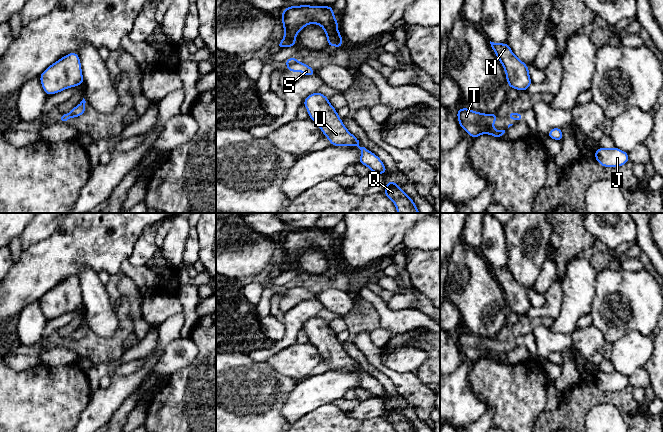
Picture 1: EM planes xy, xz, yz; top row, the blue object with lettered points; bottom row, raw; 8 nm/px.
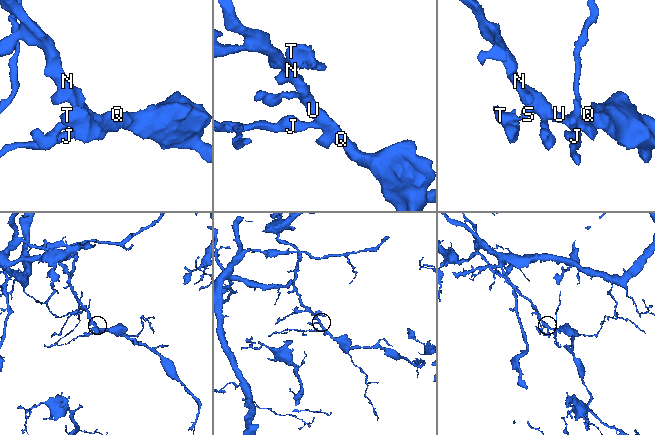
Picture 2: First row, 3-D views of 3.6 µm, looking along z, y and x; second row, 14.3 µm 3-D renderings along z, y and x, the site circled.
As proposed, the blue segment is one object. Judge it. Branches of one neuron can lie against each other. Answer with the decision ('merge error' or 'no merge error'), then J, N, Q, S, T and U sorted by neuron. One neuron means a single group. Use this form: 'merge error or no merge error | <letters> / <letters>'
merge error | J N Q S U / T

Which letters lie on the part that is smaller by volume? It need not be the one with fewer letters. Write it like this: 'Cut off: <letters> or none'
Cut off: T

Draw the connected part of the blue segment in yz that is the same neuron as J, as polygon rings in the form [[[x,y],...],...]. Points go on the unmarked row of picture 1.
[[[617,371],[597,372],[594,376],[595,383],[603,391],[620,391],[629,385],[629,378]]]

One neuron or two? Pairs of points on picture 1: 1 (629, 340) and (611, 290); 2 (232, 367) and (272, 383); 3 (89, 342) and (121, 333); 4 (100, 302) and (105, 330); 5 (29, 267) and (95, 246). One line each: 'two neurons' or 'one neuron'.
1: two neurons
2: one neuron
3: one neuron
4: one neuron
5: one neuron

